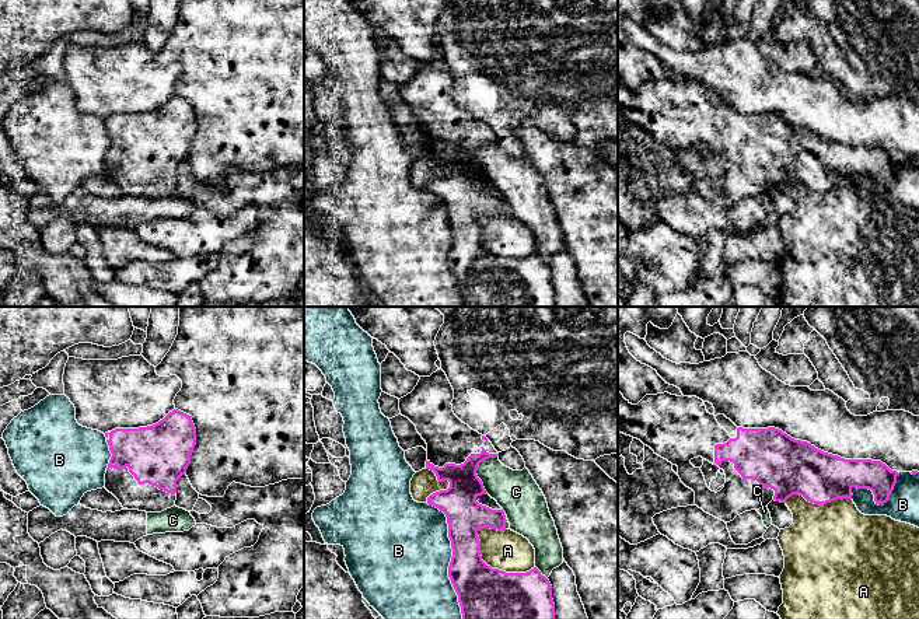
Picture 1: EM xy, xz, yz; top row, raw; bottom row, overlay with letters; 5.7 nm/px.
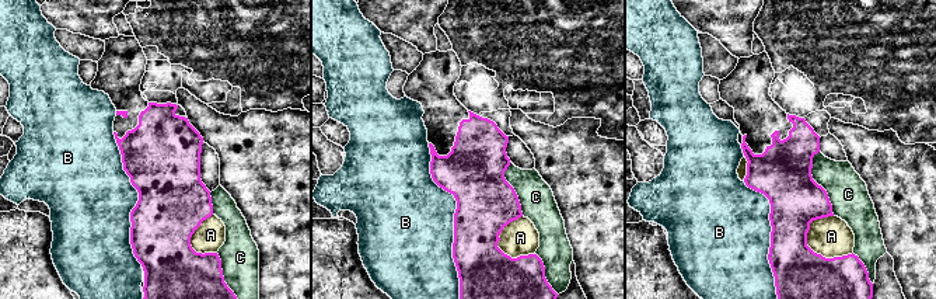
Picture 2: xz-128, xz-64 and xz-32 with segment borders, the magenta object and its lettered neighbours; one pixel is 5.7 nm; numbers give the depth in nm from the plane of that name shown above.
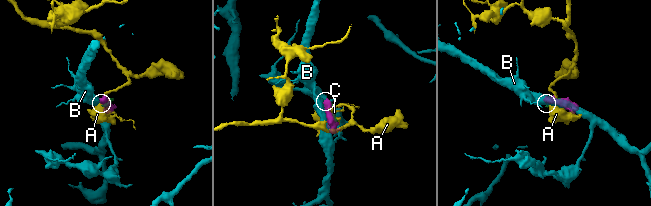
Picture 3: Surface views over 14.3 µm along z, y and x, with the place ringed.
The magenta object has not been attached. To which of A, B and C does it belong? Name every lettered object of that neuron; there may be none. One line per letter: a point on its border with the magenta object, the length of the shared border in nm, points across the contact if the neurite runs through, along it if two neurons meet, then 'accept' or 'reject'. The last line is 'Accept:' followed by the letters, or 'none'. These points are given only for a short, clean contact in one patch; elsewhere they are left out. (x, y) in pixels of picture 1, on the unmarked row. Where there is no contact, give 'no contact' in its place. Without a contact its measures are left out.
A: xz (493, 255) | 400 nm | reject
B: xz (451, 244) | 700 nm | reject
C: xz (477, 156) | 240 nm | reject
Accept: none

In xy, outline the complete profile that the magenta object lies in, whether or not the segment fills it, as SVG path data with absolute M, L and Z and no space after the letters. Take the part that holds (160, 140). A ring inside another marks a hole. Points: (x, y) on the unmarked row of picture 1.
M174 95L153 112L105 119L112 140L105 175L123 195L161 199L175 192L177 168L196 132L189 101Z

